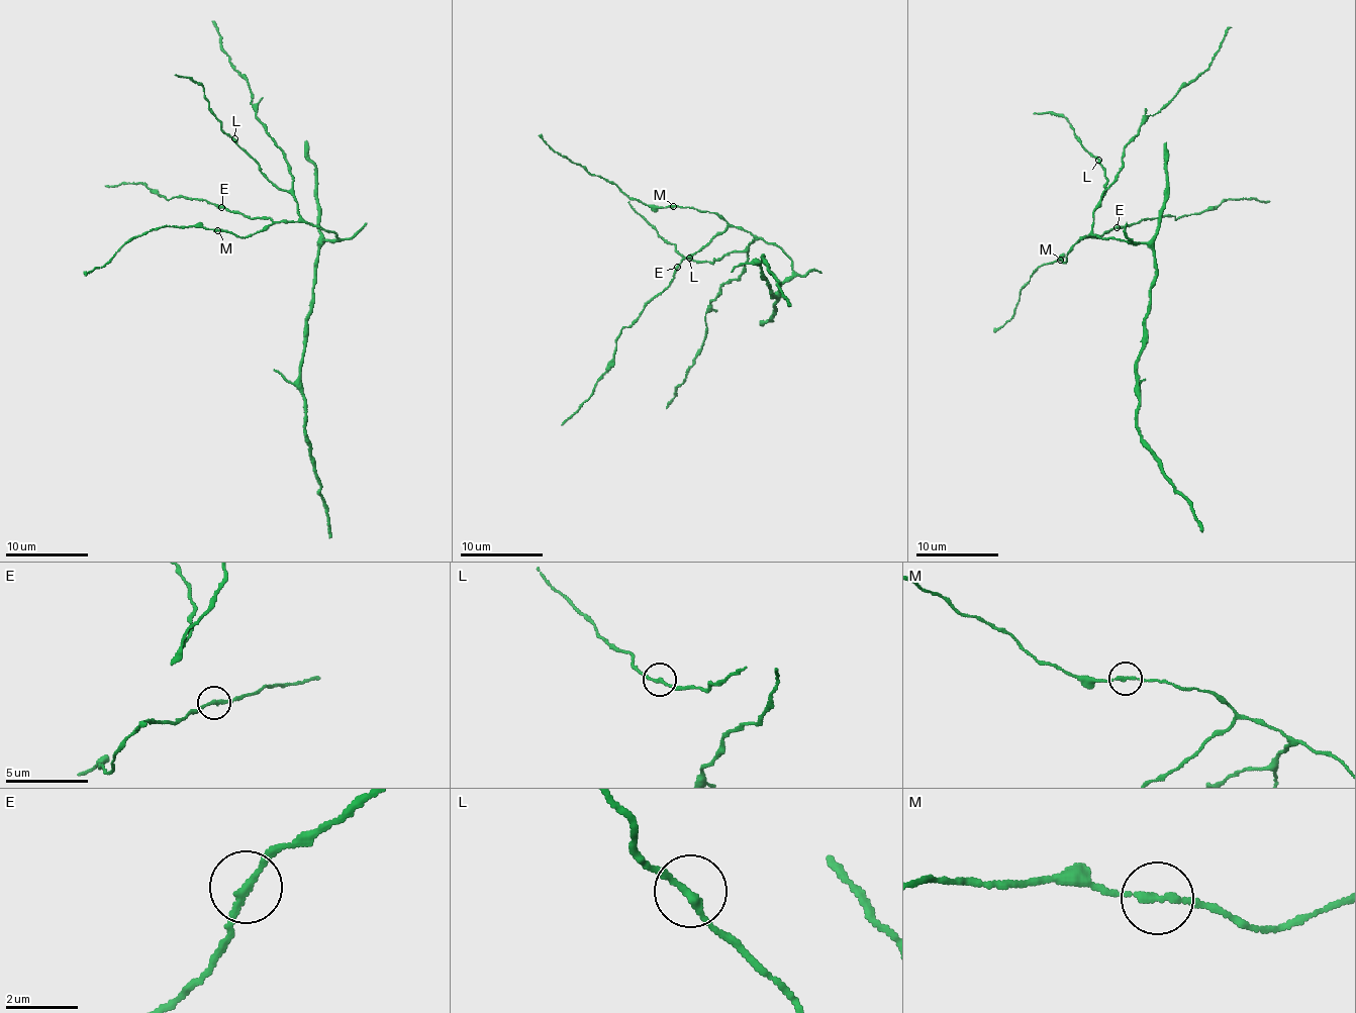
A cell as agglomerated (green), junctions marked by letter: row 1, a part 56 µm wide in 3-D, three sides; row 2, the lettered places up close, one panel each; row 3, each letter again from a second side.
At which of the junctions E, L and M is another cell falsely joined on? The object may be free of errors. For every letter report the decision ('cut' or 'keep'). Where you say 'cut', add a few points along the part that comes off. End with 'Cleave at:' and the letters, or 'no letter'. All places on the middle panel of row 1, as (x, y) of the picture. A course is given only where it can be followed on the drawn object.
E: keep
L: keep
M: keep
Cleave at: no letter

